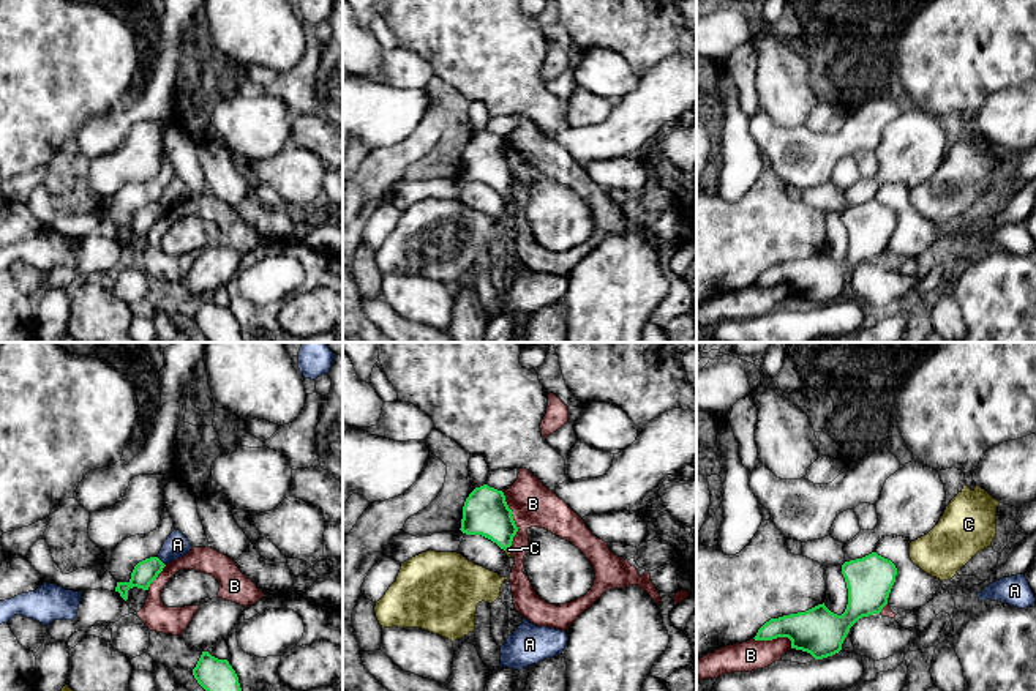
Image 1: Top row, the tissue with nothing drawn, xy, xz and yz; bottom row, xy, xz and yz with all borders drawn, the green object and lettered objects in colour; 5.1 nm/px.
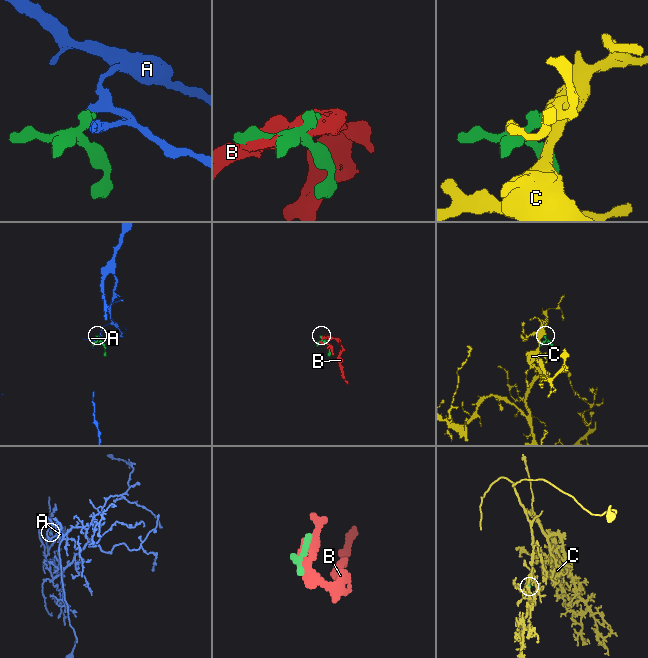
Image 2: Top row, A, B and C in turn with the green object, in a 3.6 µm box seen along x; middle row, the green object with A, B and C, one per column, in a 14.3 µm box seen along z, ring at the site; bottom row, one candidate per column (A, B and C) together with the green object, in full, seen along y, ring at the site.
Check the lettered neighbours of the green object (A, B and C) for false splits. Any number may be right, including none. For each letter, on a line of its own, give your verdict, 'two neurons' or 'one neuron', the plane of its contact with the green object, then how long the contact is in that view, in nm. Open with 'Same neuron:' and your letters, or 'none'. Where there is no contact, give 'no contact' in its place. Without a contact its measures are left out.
Same neuron: C
A: two neurons; meets green in xy; contact 60 nm long
B: two neurons; meets green in xz; contact 280 nm long
C: one neuron; meets green in xz; contact 50 nm long

